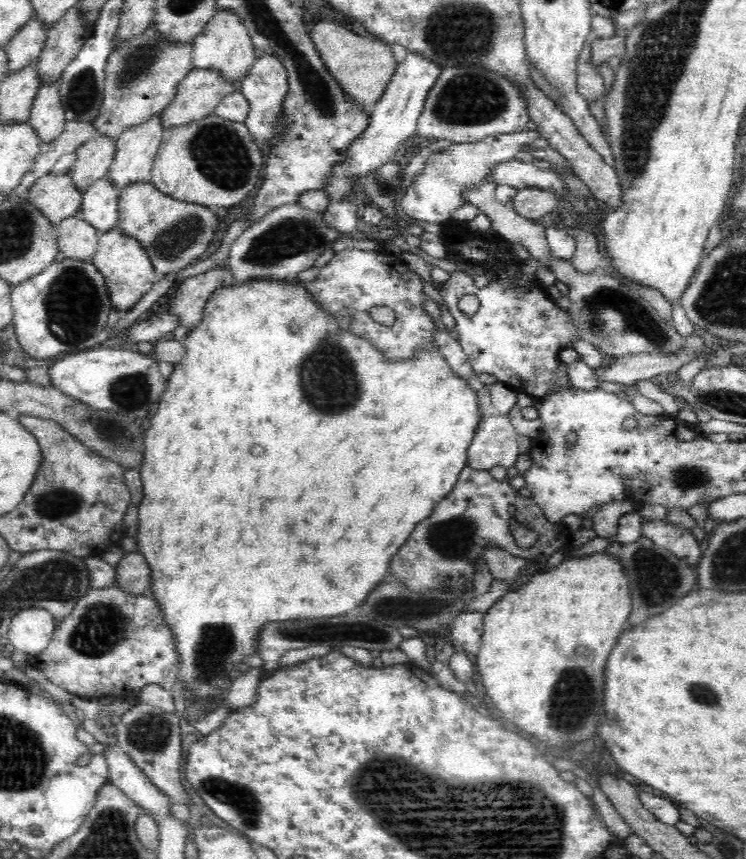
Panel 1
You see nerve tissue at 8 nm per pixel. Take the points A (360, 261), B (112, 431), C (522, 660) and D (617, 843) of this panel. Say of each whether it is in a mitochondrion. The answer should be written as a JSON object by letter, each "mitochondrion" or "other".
{"A":"other","B":"mitochondrion","C":"other","D":"other"}

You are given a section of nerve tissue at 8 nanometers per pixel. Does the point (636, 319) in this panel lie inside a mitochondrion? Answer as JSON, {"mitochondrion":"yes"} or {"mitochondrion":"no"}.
{"mitochondrion":"yes"}

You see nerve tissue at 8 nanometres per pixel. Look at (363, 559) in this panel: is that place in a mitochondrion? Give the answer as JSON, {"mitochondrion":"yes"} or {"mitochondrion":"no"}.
{"mitochondrion":"no"}

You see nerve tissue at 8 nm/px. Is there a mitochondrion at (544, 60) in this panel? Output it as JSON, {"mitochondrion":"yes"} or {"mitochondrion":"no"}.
{"mitochondrion":"no"}

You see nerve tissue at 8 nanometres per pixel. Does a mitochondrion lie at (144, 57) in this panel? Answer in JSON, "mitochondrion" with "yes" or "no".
{"mitochondrion":"yes"}

